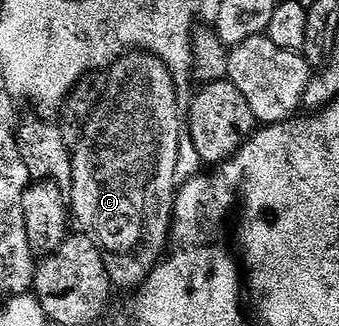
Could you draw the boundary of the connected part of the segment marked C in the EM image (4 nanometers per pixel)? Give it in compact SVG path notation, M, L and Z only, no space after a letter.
M124 50L124 61L112 69L108 93L101 109L92 113L88 127L81 127L70 145L72 180L66 194L70 216L78 223L79 231L94 242L100 252L109 281L120 288L135 289L143 284L148 271L160 259L168 238L172 215L174 187L177 185L176 157L182 146L182 126L176 114L177 81L168 73L168 67L152 51Z

